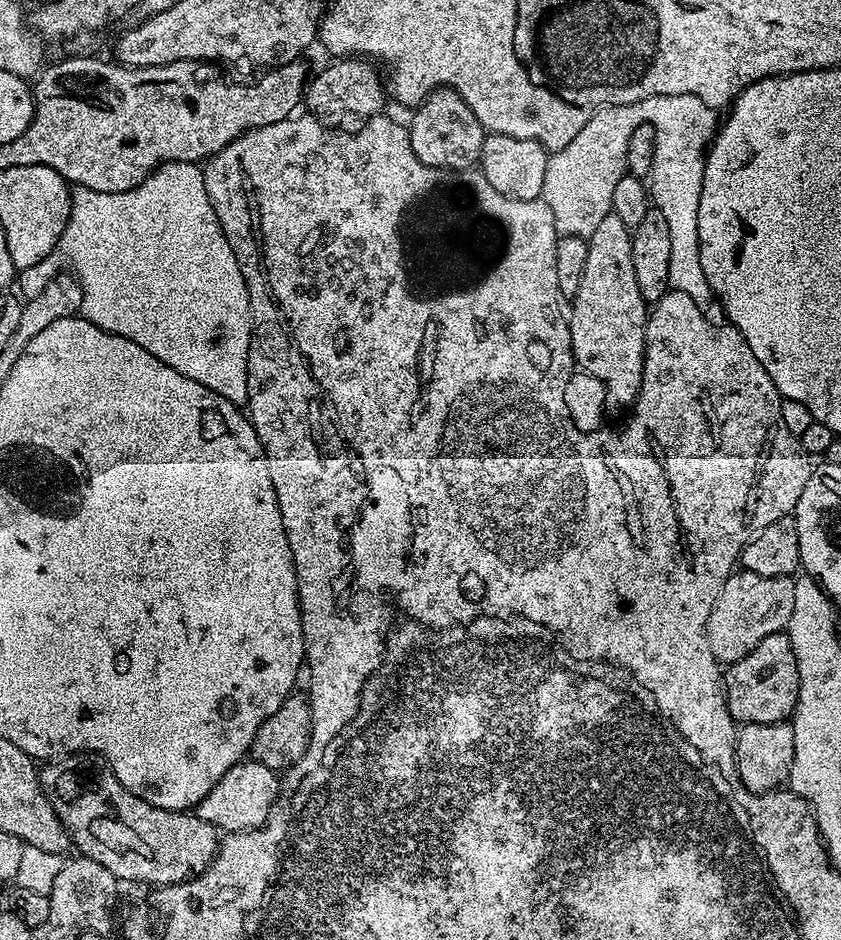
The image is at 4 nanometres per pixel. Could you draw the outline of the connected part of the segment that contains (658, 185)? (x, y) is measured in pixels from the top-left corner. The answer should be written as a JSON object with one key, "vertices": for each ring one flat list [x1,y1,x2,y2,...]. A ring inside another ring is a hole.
{"vertices":[[658,94,654,98,642,98,642,102,610,106,605,104,570,138,570,146,551,153,546,166,545,184,542,199,550,206,550,214,554,214,554,226,560,236,589,237,594,234,594,226,602,222,610,214,614,186,618,186,618,178,626,165,626,142,630,142,630,134,638,130,638,126,649,124,656,128,656,149,654,150,654,166,650,177,650,192,654,197,654,206,662,210,670,229,670,278,668,287,673,292,686,294,694,301,694,306,702,310,702,314,712,324,725,323,724,307,710,290,710,282,706,282,706,274,702,270,700,257,700,239,698,238,698,198,702,196,702,178,704,177,704,158,718,131,717,109,706,106,702,98,694,94]]}

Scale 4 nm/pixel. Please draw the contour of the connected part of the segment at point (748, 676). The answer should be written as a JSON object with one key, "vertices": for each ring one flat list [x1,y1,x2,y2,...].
{"vertices":[[787,631,762,638,762,642,758,642,758,646,746,654,746,658,727,665,722,683,728,698,728,709,737,725,787,721,796,710,800,689,798,662,794,658,794,646,790,646]]}

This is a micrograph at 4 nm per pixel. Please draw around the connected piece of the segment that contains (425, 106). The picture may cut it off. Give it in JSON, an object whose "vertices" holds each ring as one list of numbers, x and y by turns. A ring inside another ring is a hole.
{"vertices":[[437,88,415,109,410,123,414,154,426,166,448,168,451,172,471,169,479,161,484,137,484,127,474,118,474,110,453,88]]}

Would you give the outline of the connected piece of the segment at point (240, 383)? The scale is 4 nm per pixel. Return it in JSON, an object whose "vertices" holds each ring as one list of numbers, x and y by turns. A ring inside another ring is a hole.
{"vertices":[[174,162,161,163,156,171,151,172,134,190,125,192,95,192,89,188,77,187,72,194,72,209,66,230,58,245,59,255,68,259,67,267,78,277,82,285,82,306,80,312,84,319,94,322,107,332,118,334,122,338,130,338,130,342,138,342,142,350,150,350,158,362,166,362,178,374,186,374,186,378,194,378,194,382,202,382,206,390,214,390,231,404,244,406,248,403,248,351,252,341,252,307,246,282,242,278,242,270,238,266,238,258,218,222,218,214,214,214,214,206,208,197,204,185,204,168,199,163]]}

